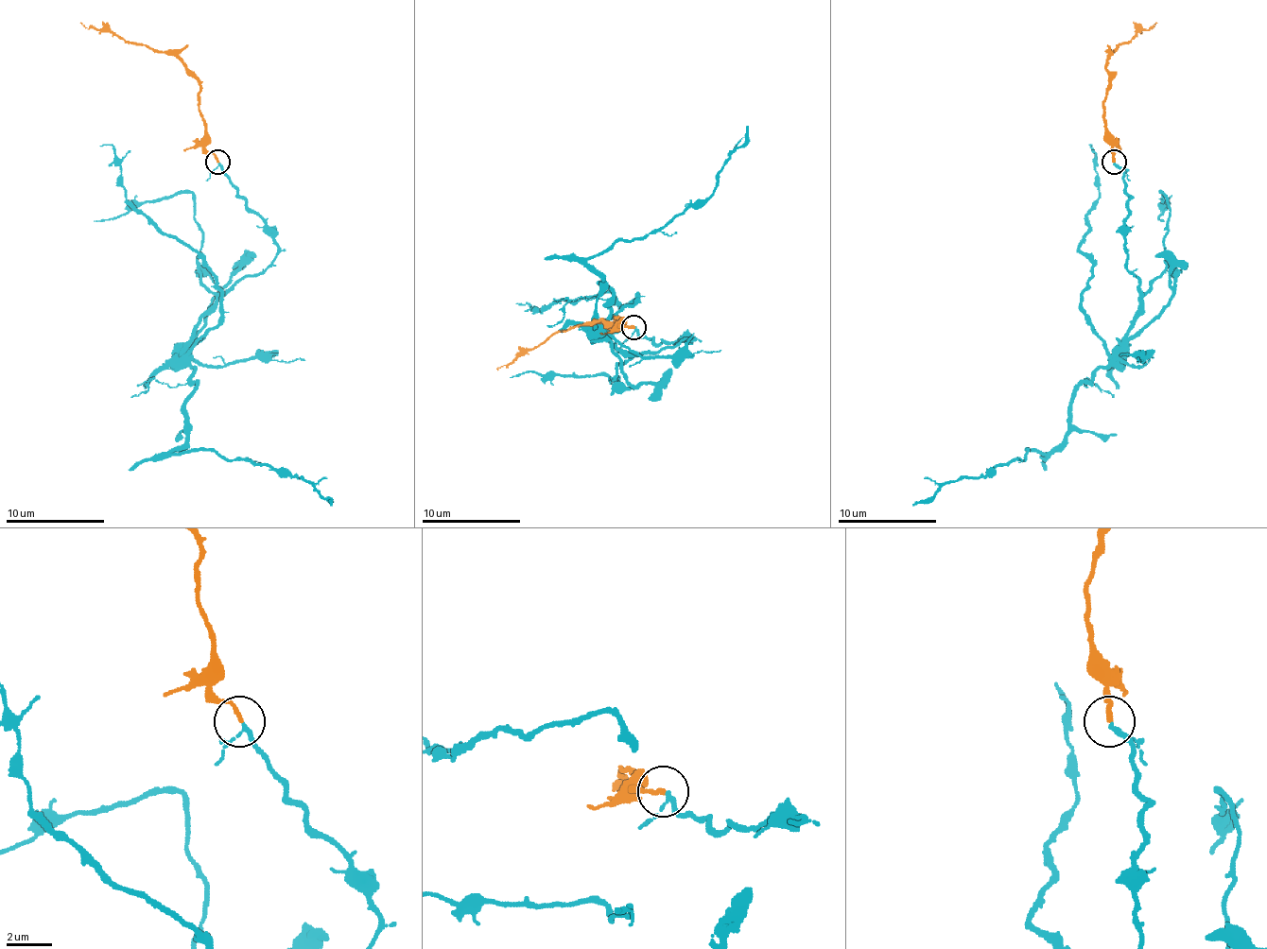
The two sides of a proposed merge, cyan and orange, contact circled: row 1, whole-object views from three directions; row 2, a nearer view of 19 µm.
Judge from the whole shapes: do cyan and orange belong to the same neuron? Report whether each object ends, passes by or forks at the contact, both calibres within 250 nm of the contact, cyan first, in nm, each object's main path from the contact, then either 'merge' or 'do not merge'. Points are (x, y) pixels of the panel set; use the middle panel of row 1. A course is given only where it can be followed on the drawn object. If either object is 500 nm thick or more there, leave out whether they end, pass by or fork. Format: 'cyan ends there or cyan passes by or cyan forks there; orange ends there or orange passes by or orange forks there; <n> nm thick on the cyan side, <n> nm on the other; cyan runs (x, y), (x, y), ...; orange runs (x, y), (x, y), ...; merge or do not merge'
cyan passes by; orange ends there; 160 nm thick on the cyan side, 200 nm on the other; cyan runs (635, 327), (657, 344), (694, 339), (623, 352), (605, 325), (613, 293), (585, 261), (702, 204), (748, 126); orange runs (633, 327), (617, 318), (613, 322), (573, 325), (497, 370); merge

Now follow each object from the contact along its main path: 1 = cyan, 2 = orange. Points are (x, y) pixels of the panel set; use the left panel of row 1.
1: (219, 161), (278, 254), (197, 326), (197, 385), (169, 454), (214, 449), (286, 469), (332, 506)
2: (216, 161), (207, 148), (197, 77), (175, 55), (157, 53), (115, 33), (81, 23)

